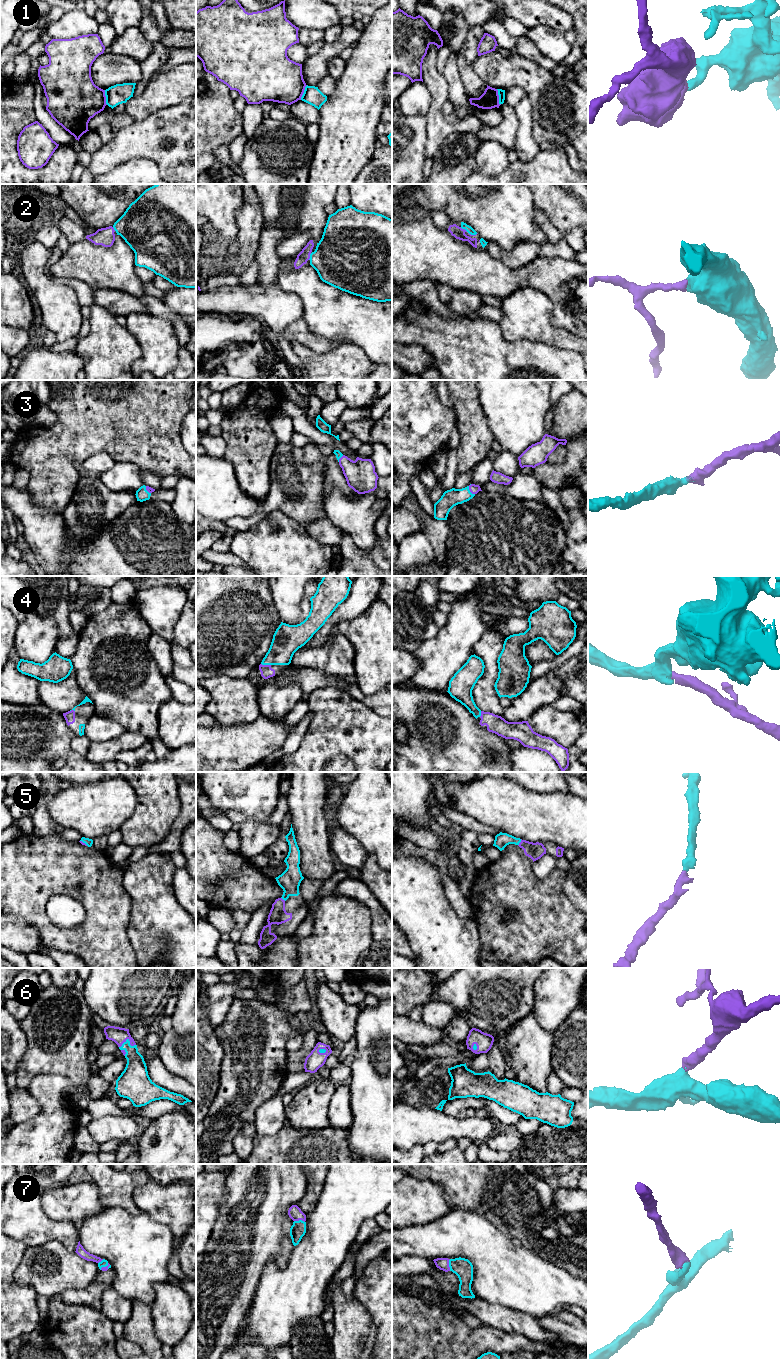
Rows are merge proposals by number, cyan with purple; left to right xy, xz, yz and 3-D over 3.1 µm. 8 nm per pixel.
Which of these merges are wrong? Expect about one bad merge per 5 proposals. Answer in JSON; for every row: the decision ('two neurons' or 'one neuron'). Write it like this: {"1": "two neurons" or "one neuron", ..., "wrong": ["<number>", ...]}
{"1": "two neurons", "2": "one neuron", "3": "one neuron", "4": "one neuron", "5": "one neuron", "6": "one neuron", "7": "one neuron", "wrong": ["1"]}

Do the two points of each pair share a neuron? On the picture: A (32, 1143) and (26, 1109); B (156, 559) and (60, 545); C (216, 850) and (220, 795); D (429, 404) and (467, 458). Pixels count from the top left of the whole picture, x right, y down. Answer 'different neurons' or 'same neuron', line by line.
A: different neurons
B: same neuron
C: different neurons
D: different neurons

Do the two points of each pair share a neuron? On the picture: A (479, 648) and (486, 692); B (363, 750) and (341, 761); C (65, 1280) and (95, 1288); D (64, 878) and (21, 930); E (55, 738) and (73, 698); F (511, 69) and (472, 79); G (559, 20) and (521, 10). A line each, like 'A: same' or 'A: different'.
A: same
B: different
C: different
D: different
E: different
F: different
G: same

